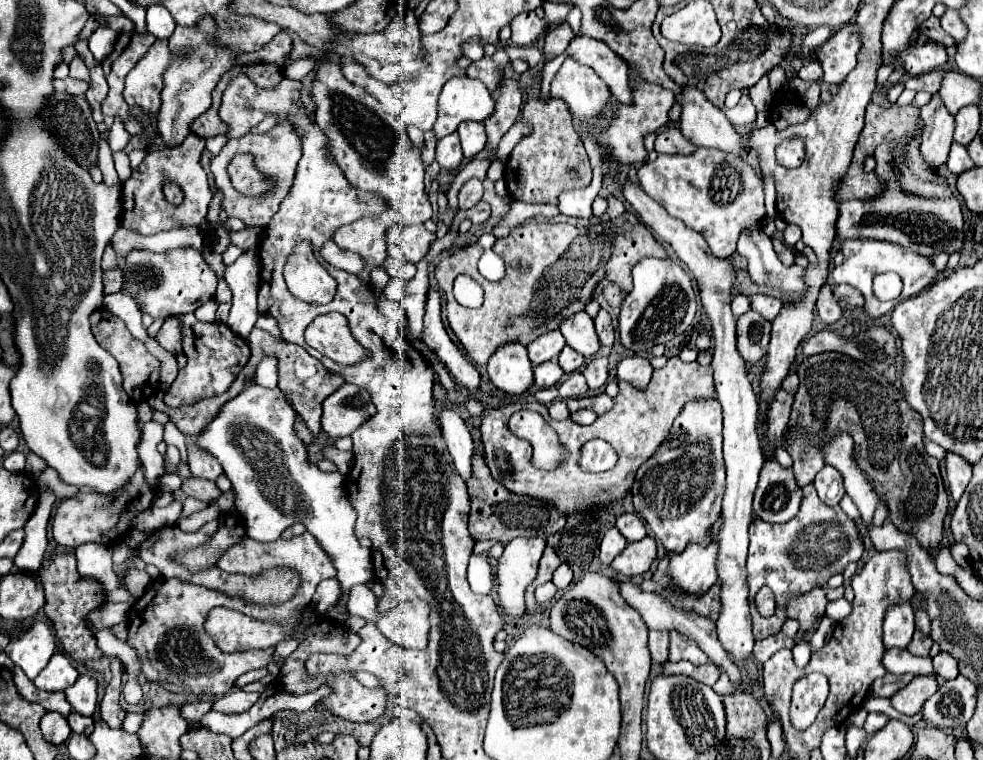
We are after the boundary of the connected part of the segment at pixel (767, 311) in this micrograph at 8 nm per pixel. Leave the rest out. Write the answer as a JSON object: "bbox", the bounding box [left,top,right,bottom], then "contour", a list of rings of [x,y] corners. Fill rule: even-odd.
{"bbox":[749,293,783,321],"contour":[[[753,293],[749,299],[751,299],[751,307],[757,309],[767,321],[773,321],[775,315],[779,315],[779,309],[783,309],[783,301],[773,295]]]}

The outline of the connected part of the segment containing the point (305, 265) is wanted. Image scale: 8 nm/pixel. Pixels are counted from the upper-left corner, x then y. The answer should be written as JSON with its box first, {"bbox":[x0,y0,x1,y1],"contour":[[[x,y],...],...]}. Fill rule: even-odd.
{"bbox":[285,243,335,305],"contour":[[[299,243],[285,265],[285,281],[289,291],[315,305],[325,305],[335,295],[335,279],[319,265],[309,243]]]}

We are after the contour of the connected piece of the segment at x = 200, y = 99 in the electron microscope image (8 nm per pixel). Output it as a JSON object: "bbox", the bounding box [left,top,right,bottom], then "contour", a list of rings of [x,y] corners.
{"bbox":[157,15,243,147],"contour":[[[203,15],[203,19],[199,19],[199,23],[195,23],[195,27],[177,25],[173,35],[169,37],[173,51],[183,51],[185,47],[191,47],[193,57],[177,59],[165,73],[165,89],[161,93],[163,105],[161,105],[159,123],[157,123],[161,141],[165,147],[177,147],[179,143],[183,143],[187,133],[191,133],[189,127],[191,127],[193,119],[197,115],[201,115],[203,111],[207,111],[207,107],[211,107],[211,91],[219,83],[221,75],[231,71],[237,65],[239,55],[243,55],[241,51],[231,51],[229,47],[219,47],[219,43],[215,43],[215,27],[219,27],[219,23],[215,23],[215,19],[211,19],[211,15]]]}

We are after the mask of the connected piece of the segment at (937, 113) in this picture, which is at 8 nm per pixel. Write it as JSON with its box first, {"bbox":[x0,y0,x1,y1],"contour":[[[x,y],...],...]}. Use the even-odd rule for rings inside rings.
{"bbox":[921,93,955,169],"contour":[[[935,93],[931,101],[921,107],[921,121],[925,125],[921,155],[933,169],[937,169],[947,163],[947,153],[953,143],[955,117],[947,111],[947,107],[943,107],[943,101]]]}

